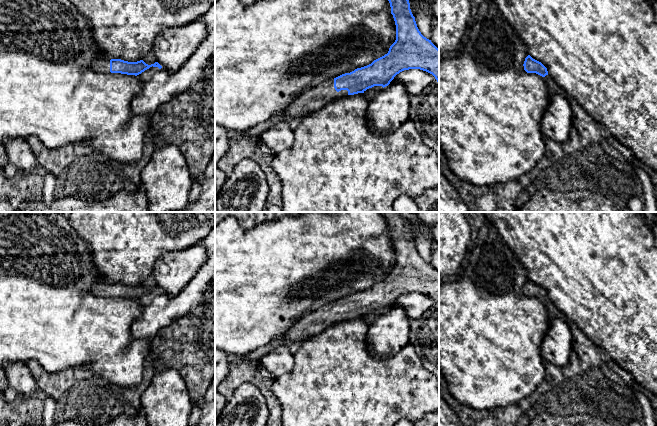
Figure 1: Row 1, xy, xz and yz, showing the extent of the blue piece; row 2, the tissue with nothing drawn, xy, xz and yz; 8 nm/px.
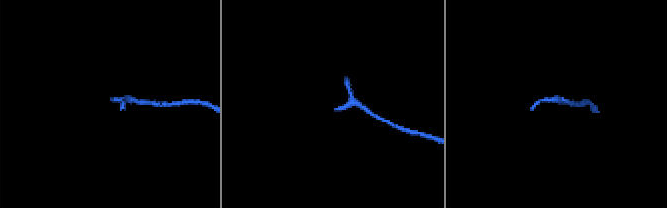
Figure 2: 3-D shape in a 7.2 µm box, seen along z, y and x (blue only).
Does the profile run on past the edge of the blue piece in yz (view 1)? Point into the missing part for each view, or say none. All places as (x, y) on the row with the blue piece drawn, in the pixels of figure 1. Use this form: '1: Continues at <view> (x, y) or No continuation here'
1: No continuation here

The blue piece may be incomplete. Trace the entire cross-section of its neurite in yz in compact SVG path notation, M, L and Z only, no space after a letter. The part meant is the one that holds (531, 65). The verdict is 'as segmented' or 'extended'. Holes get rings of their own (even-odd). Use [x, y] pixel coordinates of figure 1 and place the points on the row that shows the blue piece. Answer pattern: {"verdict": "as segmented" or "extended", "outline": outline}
{"verdict": "as segmented", "outline": "M530 55L525 58L523 66L527 73L536 73L542 77L548 75L547 68L541 62L533 59Z"}

